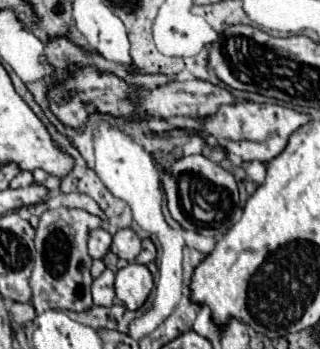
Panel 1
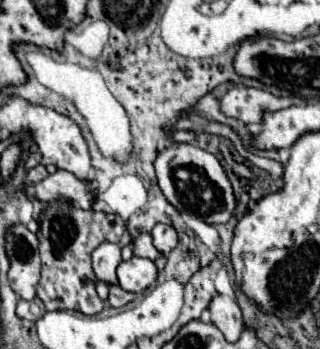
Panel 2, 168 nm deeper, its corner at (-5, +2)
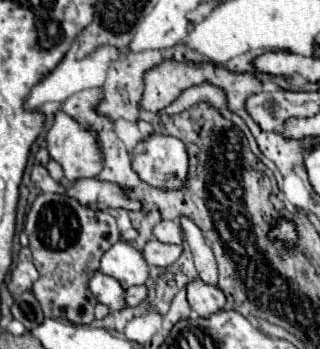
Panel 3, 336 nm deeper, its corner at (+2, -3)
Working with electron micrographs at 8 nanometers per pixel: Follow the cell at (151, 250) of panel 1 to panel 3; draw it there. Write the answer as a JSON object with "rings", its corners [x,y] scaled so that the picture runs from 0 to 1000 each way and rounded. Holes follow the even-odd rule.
{"rings":[[[500,633],[488,650],[481,650],[481,673],[494,691],[506,696],[569,696],[575,685],[575,662],[563,650],[556,633]]]}

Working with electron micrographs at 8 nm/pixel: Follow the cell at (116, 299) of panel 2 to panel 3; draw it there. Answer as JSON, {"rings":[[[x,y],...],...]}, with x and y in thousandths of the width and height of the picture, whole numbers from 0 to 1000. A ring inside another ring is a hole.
{"rings":[[[419,817],[419,822],[406,822],[406,828],[394,834],[394,868],[400,868],[406,880],[438,874],[456,851],[463,851],[463,828],[456,828],[456,817]]]}

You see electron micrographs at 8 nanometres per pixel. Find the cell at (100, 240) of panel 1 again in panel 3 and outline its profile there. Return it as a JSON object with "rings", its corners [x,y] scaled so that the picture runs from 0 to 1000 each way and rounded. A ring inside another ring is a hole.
{"rings":[[[313,777],[288,794],[281,834],[294,840],[306,868],[344,880],[350,891],[375,891],[375,885],[394,880],[394,857],[388,857],[394,834],[381,828],[381,817],[363,799],[319,788]]]}

